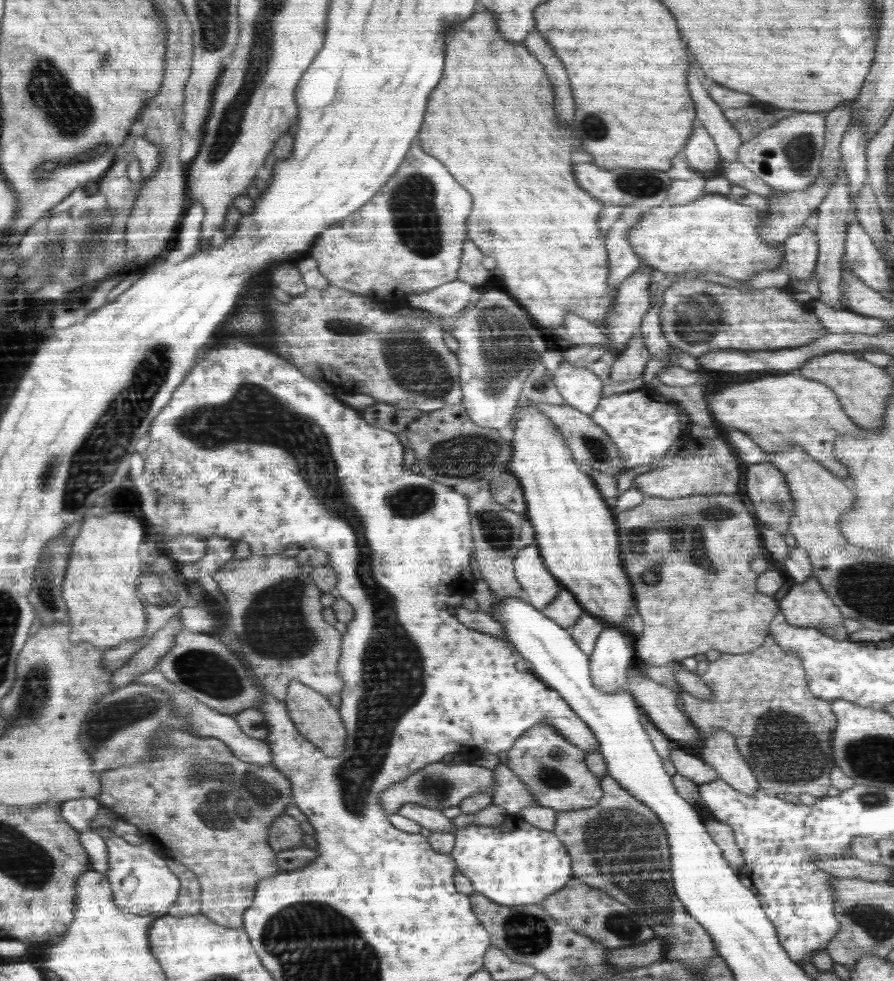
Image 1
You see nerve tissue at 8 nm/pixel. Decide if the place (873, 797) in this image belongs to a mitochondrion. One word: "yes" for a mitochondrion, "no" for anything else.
yes

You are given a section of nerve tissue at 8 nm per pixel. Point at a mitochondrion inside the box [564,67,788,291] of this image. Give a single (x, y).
(642, 184)

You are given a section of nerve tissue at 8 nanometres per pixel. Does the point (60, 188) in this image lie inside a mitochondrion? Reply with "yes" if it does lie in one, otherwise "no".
no

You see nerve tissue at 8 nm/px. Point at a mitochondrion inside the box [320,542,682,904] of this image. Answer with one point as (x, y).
(548, 774)

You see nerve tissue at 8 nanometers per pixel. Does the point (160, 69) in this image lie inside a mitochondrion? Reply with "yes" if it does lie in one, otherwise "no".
no

